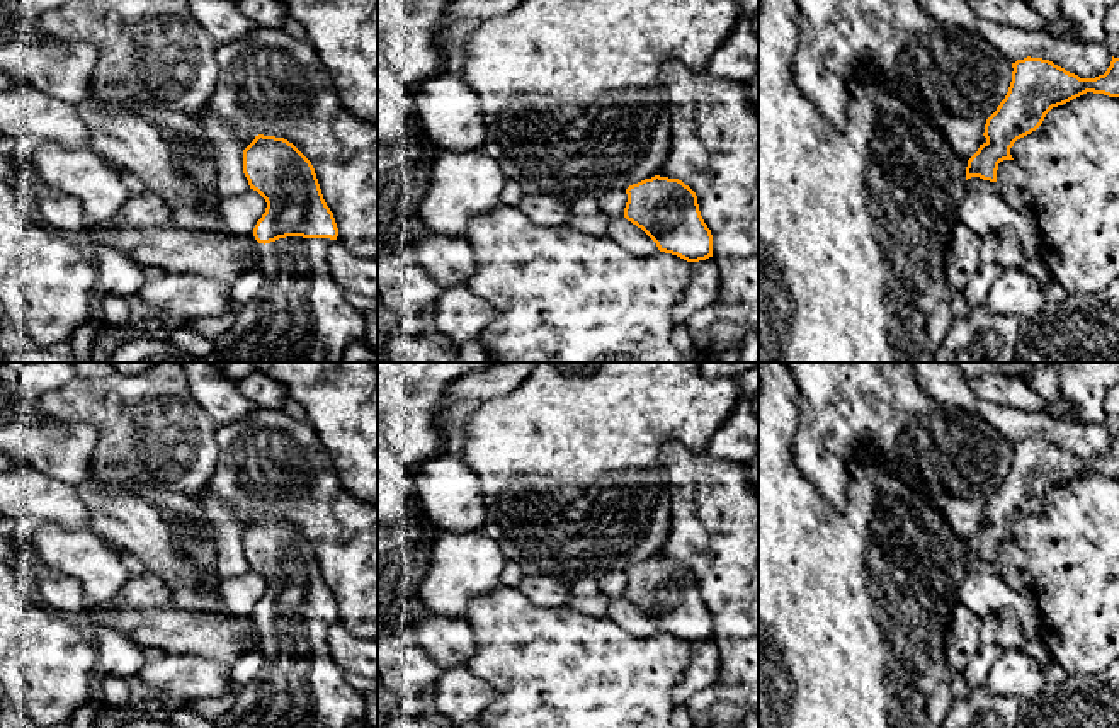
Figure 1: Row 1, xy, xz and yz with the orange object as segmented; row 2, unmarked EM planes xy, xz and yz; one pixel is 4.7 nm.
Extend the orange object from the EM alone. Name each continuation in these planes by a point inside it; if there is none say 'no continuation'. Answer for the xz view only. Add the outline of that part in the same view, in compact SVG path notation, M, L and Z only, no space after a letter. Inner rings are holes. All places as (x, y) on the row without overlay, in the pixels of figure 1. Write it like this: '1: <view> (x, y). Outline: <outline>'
no continuation

